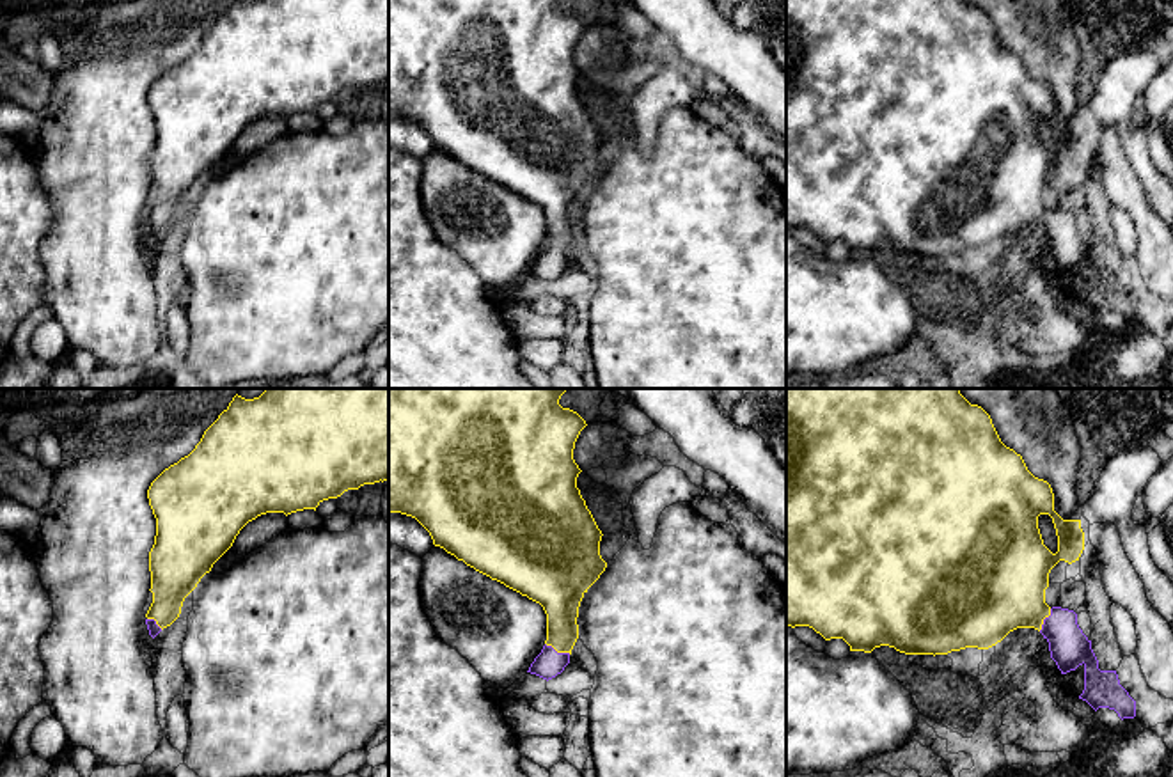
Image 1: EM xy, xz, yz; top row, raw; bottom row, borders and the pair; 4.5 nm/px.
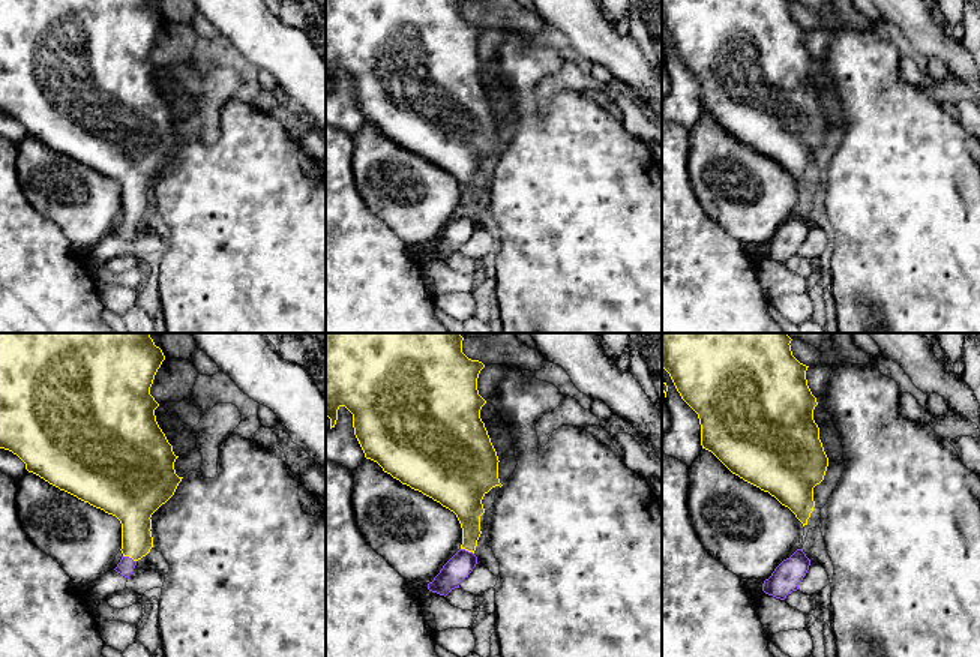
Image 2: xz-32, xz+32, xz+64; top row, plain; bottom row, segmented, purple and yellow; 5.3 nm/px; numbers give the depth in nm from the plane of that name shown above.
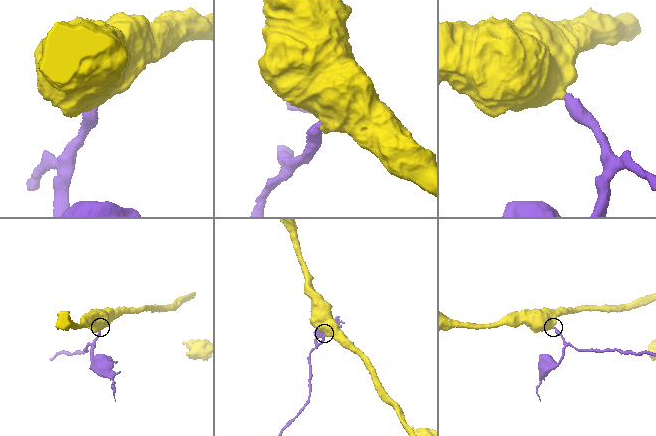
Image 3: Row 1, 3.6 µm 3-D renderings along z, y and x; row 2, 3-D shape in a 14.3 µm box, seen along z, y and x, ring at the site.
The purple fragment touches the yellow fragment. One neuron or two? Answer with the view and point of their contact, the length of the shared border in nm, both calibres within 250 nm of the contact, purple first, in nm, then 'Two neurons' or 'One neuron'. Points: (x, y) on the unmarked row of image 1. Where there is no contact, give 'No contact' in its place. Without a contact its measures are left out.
Touches purple at xz (556, 254). Shared border 130 nm. Thickness 120 nm (purple) against 190 nm. One neuron

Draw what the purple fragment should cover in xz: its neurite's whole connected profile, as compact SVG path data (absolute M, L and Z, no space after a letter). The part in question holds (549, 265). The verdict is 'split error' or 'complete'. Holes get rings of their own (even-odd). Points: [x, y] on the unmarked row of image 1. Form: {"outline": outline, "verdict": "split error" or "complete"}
{"outline": "M389 0L389 115L415 121L429 135L435 149L444 151L476 174L543 209L547 216L547 243L527 275L547 284L561 277L570 266L571 252L579 241L577 220L580 204L607 170L607 165L600 158L603 137L577 90L577 80L582 73L573 62L573 51L580 34L587 27L577 14L563 11L559 2L561 0Z", "verdict": "split error"}

